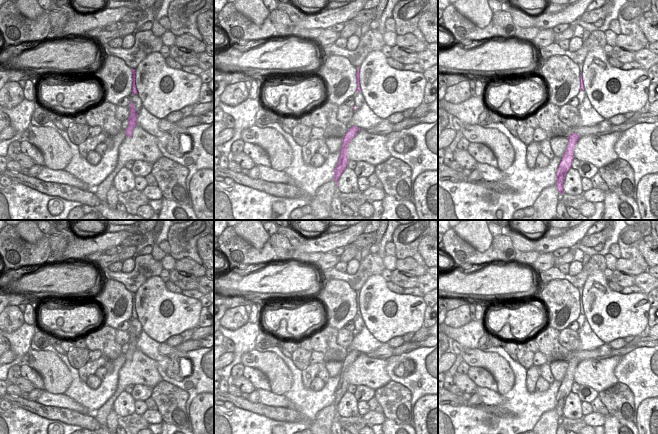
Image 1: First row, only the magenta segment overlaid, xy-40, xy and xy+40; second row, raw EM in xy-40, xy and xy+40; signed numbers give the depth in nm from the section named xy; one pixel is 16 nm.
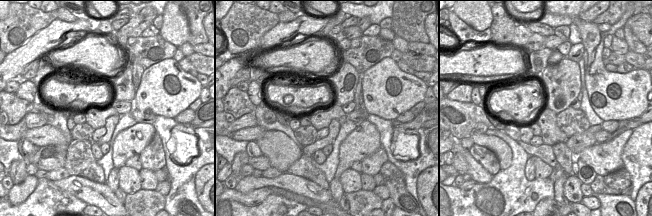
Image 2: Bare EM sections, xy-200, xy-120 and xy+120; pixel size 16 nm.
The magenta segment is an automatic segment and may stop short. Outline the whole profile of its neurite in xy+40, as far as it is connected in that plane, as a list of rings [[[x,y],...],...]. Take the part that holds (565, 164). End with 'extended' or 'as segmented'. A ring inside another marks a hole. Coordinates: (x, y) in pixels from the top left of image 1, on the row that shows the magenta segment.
[[[571,133],[568,137],[568,143],[564,152],[564,155],[561,158],[559,166],[556,171],[556,181],[555,186],[560,194],[563,194],[563,182],[565,176],[569,169],[571,168],[572,161],[574,159],[574,147],[579,139],[579,135],[576,133]]] | as segmented

